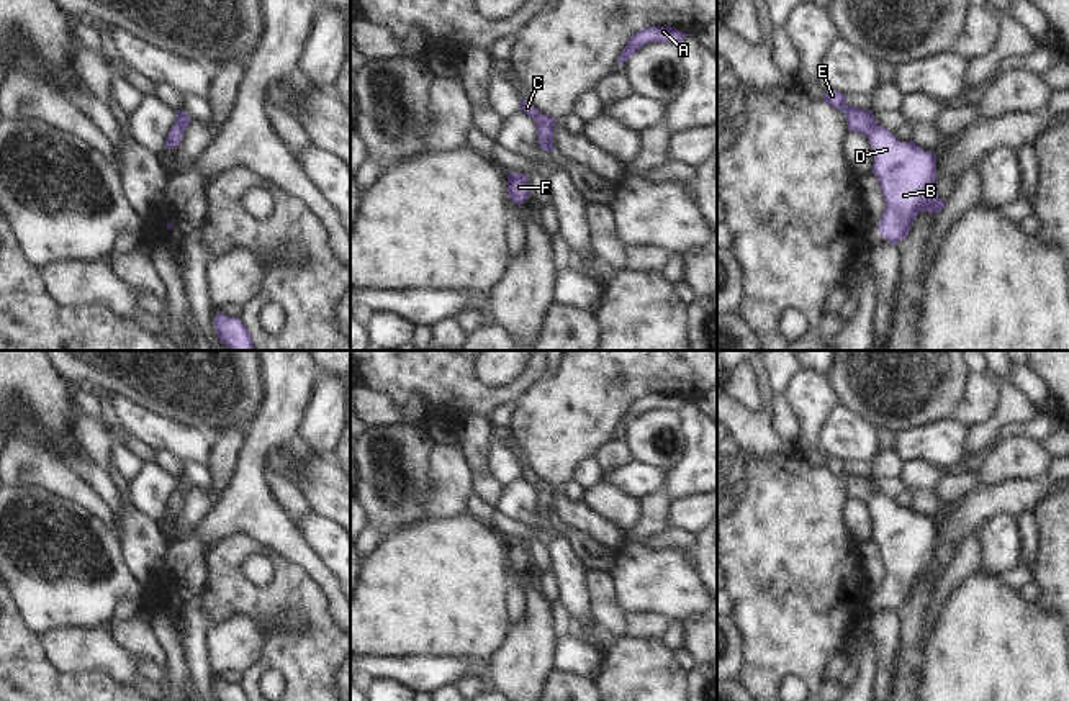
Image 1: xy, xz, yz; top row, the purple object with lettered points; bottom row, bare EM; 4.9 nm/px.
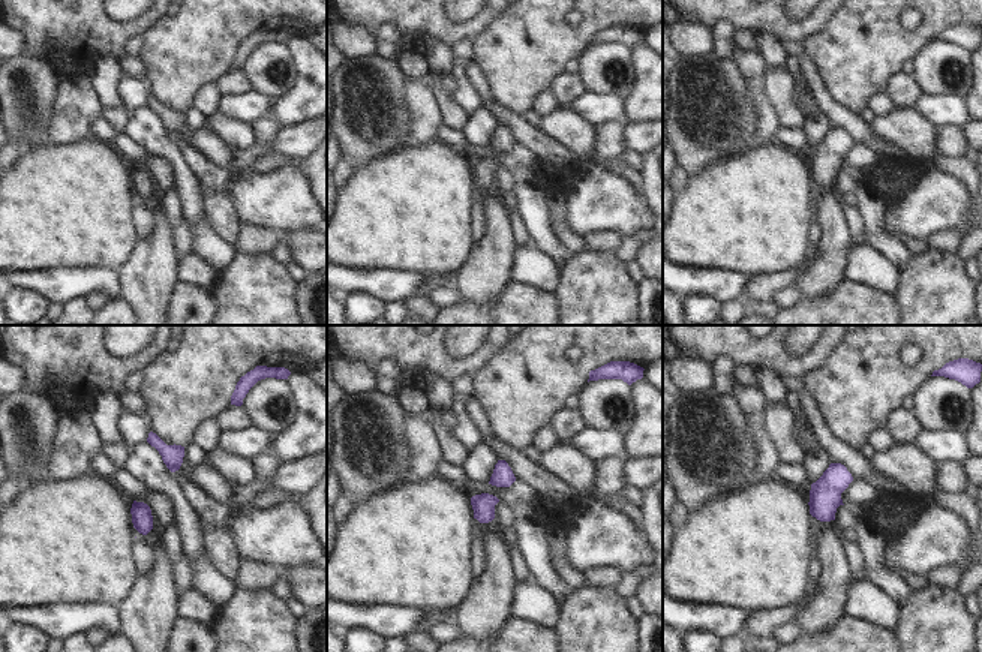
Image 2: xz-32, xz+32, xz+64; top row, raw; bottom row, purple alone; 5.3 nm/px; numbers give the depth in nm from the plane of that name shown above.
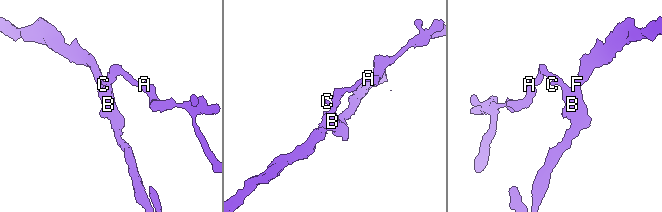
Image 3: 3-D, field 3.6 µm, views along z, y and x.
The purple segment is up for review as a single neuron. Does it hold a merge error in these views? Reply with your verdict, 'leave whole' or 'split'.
leave whole

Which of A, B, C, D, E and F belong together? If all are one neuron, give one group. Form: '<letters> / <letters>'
A B C D E F

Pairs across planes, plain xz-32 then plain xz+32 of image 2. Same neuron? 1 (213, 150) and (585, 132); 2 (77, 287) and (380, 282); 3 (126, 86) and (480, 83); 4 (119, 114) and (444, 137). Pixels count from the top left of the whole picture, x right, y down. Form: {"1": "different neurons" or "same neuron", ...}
{"1": "different neurons", "2": "same neuron", "3": "different neurons", "4": "different neurons"}

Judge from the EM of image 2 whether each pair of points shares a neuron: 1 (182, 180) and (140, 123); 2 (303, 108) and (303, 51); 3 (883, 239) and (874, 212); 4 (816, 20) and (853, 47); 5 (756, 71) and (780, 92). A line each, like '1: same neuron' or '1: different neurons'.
1: same neuron
2: same neuron
3: same neuron
4: different neurons
5: different neurons

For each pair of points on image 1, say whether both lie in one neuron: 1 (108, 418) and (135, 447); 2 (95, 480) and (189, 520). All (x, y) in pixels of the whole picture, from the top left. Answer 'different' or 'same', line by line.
1: same
2: different

